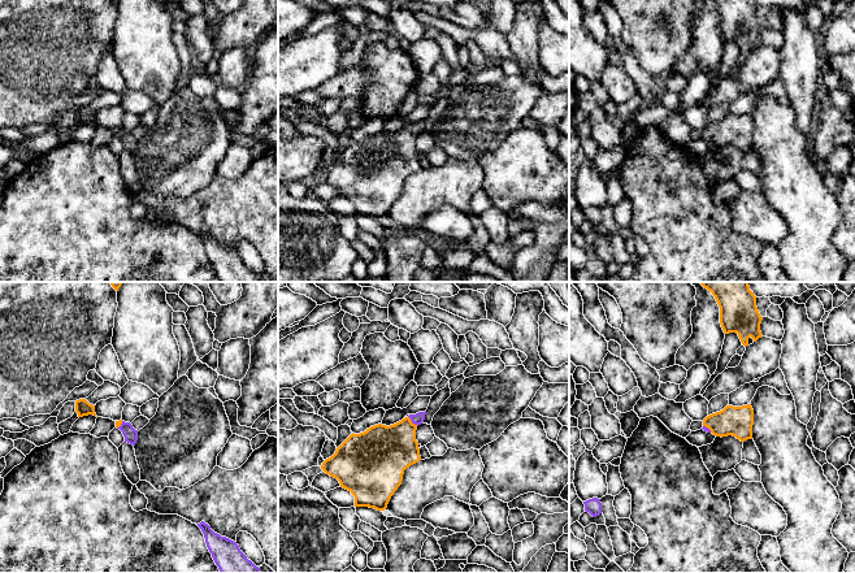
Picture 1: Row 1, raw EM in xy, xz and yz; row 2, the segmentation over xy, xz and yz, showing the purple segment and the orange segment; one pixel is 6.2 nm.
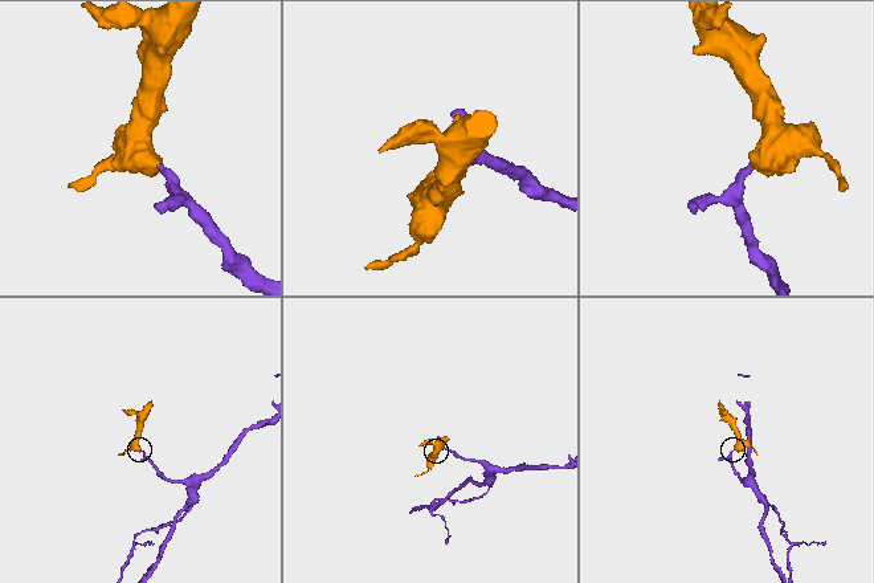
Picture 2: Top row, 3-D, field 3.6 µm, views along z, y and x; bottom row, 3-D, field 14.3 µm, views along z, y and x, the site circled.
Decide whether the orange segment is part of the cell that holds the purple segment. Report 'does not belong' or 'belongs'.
belongs

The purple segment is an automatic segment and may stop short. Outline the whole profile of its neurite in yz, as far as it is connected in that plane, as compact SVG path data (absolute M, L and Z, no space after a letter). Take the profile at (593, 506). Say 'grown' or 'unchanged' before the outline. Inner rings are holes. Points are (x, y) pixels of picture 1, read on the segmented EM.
unchanged; M593 498L593 499L583 502L583 504L585 504L585 511L589 512L593 517L596 517L602 513L600 499Z

